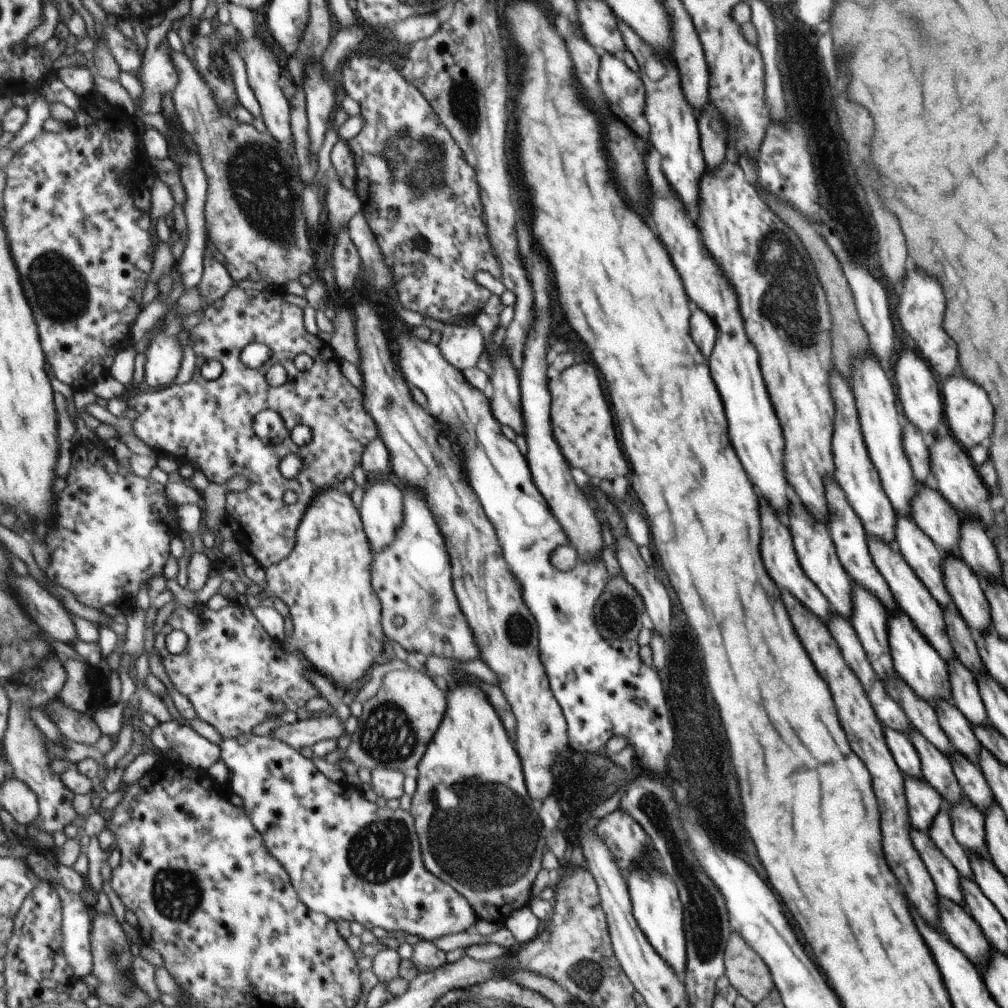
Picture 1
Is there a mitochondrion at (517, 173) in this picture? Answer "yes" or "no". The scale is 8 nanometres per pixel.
no

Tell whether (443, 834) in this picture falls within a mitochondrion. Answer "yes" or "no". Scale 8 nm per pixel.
yes

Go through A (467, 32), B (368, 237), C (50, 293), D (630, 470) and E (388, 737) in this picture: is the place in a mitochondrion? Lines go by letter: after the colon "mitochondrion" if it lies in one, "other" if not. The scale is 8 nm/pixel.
A: other
B: other
C: mitochondrion
D: other
E: mitochondrion

